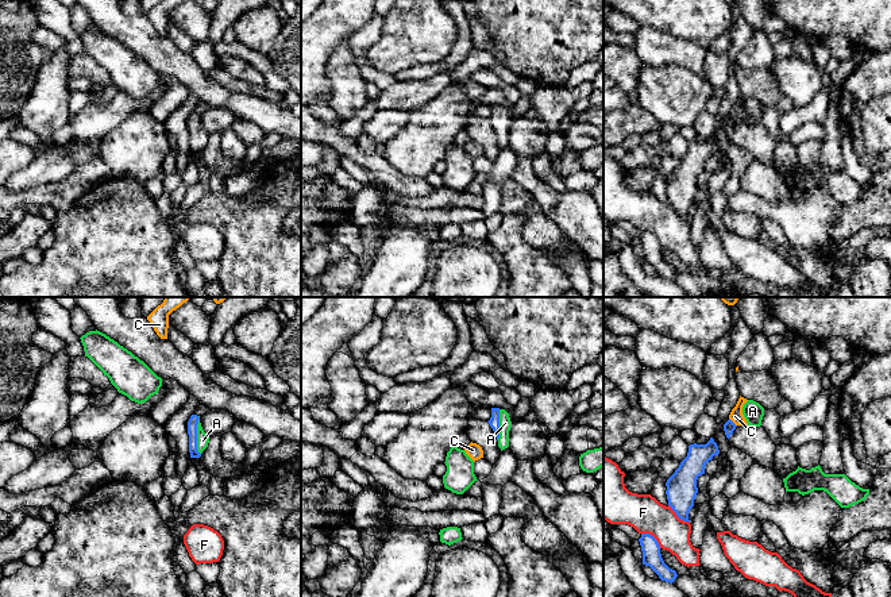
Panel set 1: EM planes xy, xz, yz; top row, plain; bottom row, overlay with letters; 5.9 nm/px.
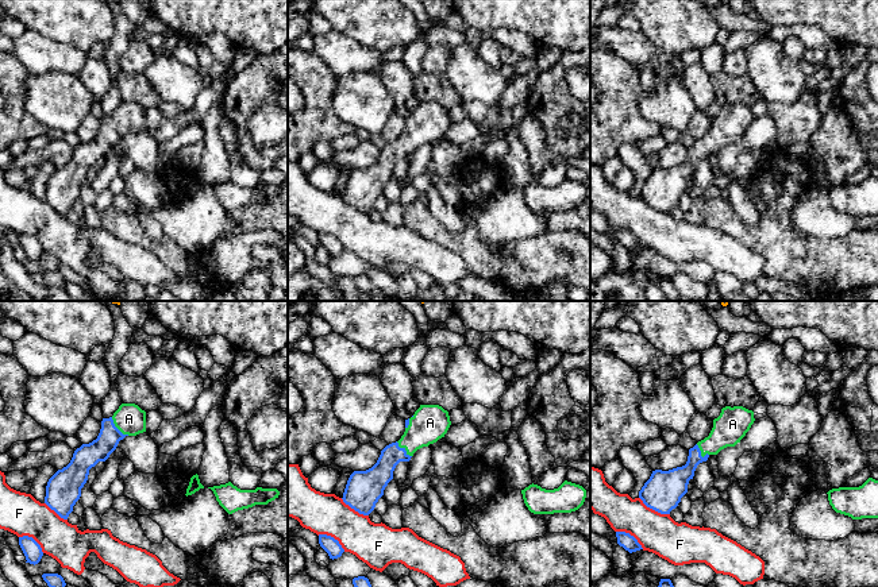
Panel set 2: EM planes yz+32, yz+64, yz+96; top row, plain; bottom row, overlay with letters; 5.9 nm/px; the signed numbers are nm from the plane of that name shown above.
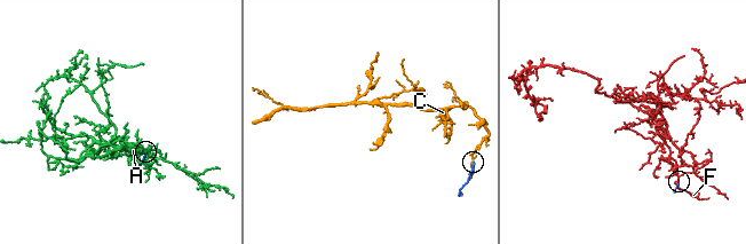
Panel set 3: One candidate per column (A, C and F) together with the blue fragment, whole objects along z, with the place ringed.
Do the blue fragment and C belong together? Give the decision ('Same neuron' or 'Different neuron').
Different neuron

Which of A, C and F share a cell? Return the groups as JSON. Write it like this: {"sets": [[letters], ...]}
{"sets": [["A"], ["C"], ["F"]]}

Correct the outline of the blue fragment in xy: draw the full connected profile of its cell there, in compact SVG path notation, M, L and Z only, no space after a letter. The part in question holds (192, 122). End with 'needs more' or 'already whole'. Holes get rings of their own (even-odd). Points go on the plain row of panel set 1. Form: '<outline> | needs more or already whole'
M190 113L188 119L188 132L190 155L200 155L201 150L208 145L209 140L209 135L201 124L200 113Z | needs more

